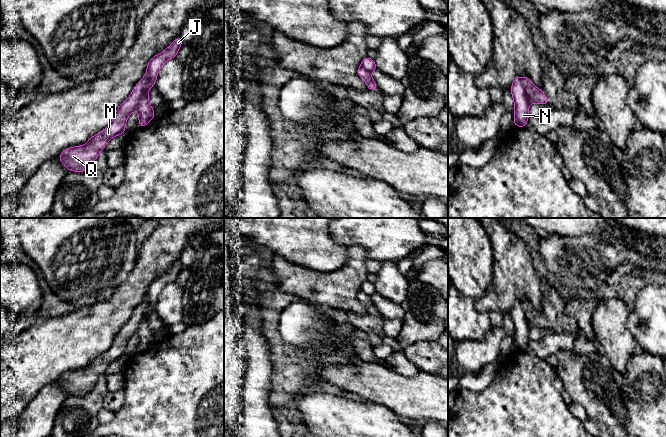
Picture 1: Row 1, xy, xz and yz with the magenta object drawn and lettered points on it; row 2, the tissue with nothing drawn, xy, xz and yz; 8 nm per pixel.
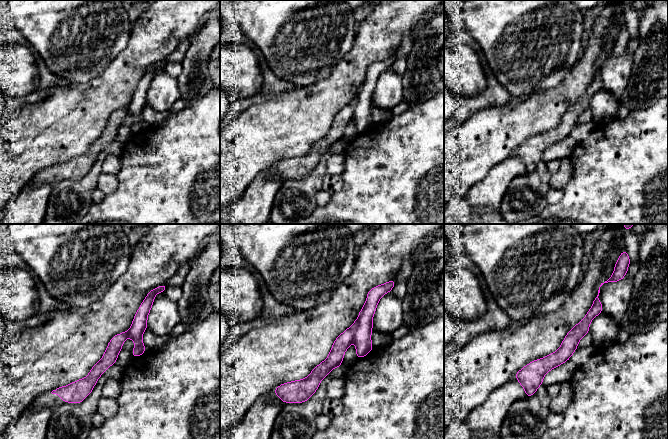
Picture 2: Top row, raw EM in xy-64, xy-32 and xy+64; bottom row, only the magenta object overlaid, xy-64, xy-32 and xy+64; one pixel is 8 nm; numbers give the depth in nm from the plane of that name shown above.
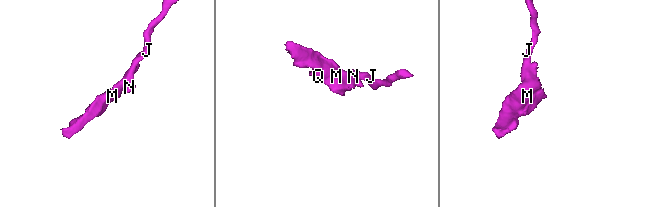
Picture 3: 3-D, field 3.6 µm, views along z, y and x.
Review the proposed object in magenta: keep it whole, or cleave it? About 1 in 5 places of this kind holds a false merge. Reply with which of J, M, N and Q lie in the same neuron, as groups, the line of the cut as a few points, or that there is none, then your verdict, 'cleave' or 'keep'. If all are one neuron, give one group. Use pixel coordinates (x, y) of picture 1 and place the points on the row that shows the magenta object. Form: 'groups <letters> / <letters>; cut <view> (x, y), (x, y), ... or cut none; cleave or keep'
groups J N / M Q; cut xy (146, 75), (147, 82), (135, 108); cleave

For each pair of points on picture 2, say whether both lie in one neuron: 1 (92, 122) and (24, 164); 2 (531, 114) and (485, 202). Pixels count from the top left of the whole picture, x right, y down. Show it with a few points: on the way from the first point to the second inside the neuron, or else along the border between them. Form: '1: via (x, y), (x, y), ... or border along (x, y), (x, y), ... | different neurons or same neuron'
1: via (75, 122), (67, 122), (41, 147) | same neuron
2: border along (509, 155), (489, 169) | different neurons

